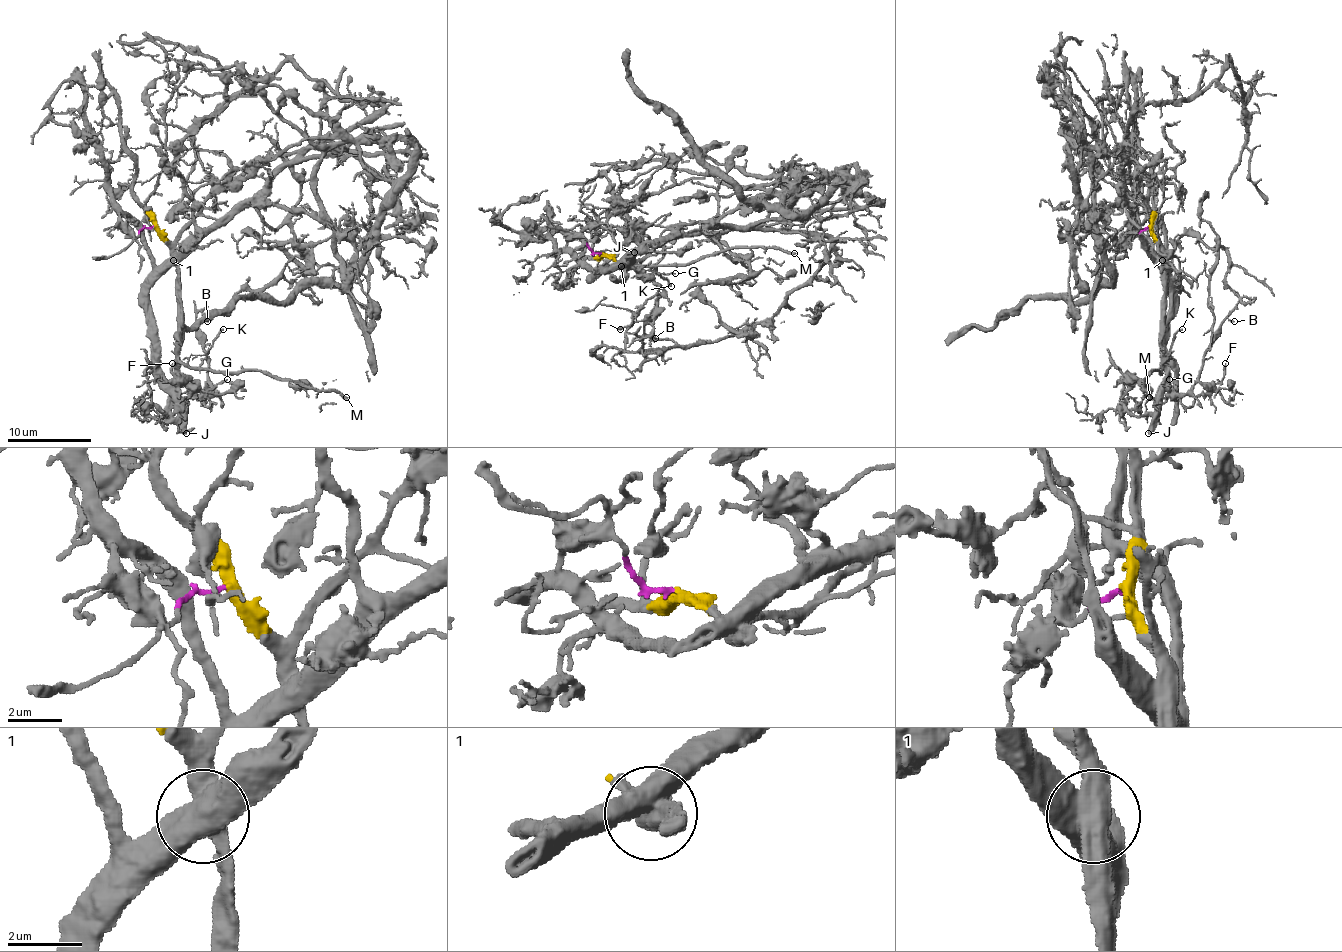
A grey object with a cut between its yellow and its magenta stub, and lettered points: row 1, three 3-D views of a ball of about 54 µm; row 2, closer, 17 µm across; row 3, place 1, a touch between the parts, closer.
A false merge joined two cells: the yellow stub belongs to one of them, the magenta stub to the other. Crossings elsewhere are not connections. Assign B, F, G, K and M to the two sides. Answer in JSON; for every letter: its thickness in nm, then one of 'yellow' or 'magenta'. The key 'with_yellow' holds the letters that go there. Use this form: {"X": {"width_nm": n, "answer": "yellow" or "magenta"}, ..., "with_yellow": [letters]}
{"B": {"width_nm": 120, "answer": "magenta"}, "F": {"width_nm": 190, "answer": "magenta"}, "G": {"width_nm": 140, "answer": "magenta"}, "K": {"width_nm": 150, "answer": "yellow"}, "M": {"width_nm": 260, "answer": "yellow"}, "with_yellow": ["K", "M"]}

